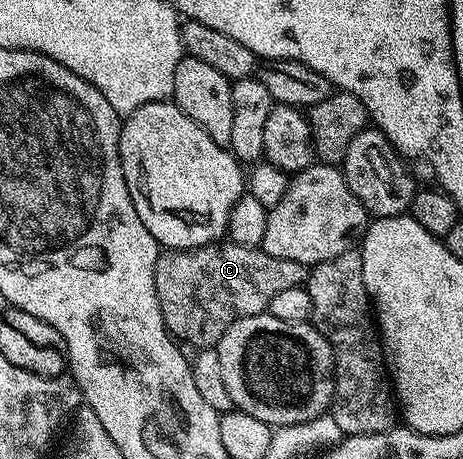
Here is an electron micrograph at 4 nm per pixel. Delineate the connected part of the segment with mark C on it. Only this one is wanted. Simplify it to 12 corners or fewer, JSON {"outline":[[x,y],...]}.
{"outline":[[229,239],[159,252],[175,341],[217,346],[236,319],[305,286],[307,266]]}

